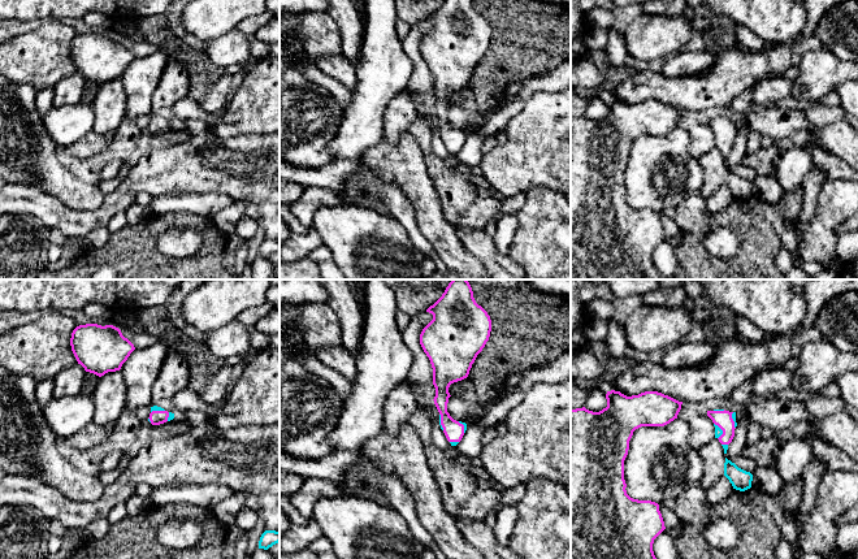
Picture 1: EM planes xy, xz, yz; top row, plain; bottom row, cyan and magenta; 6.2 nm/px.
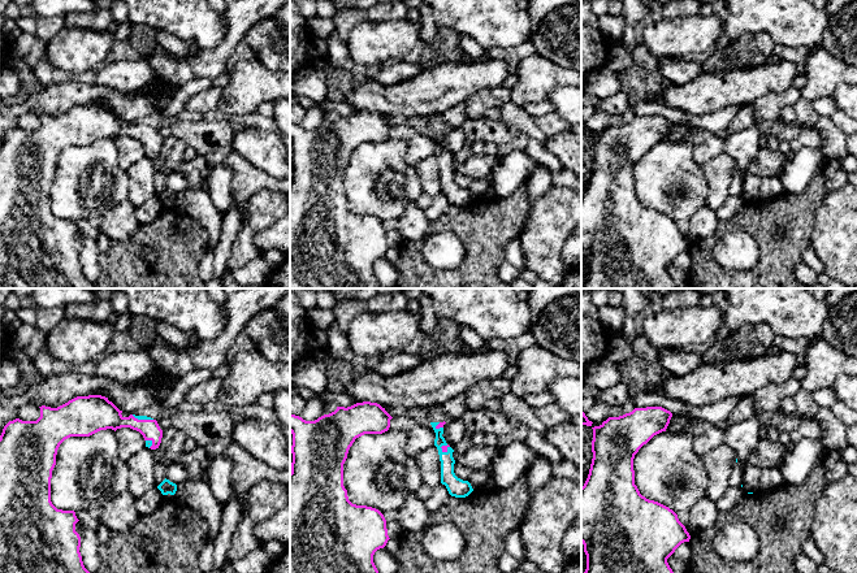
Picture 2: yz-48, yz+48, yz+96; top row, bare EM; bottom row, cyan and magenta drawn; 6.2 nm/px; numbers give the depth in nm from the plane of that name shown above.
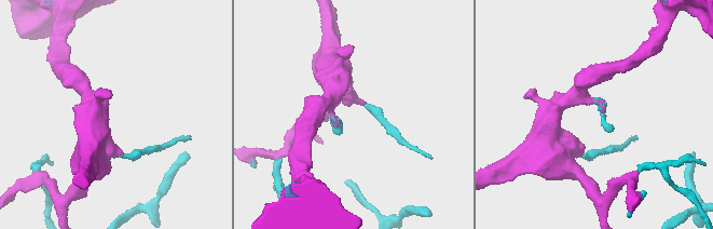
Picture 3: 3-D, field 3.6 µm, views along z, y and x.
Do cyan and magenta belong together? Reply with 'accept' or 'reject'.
accept

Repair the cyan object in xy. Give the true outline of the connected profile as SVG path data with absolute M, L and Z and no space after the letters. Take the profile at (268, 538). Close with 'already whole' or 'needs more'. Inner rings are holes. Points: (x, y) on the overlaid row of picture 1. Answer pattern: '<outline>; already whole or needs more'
M265 530L259 541L259 549L268 550L273 545L280 542L280 532L276 530Z; already whole

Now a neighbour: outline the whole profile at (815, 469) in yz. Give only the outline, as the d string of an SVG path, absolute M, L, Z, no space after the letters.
M822 460L810 462L802 474L803 480L803 495L800 508L794 516L797 532L801 537L802 526L807 516L810 515L818 495L818 486L822 477L826 473L826 464Z

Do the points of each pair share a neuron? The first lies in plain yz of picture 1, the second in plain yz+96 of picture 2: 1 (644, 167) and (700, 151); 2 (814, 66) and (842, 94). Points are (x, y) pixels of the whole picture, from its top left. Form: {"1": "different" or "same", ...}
{"1": "different", "2": "different"}

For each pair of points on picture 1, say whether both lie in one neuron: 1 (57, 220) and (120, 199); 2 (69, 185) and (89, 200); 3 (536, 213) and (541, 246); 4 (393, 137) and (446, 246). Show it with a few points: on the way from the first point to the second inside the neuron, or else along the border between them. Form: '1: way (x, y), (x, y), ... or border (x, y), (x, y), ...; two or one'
1: way (73, 220), (91, 220), (104, 212); one
2: way (74, 190), (83, 196); one
3: way (541, 221), (541, 238); one
4: border (407, 131), (393, 143), (384, 135); two

